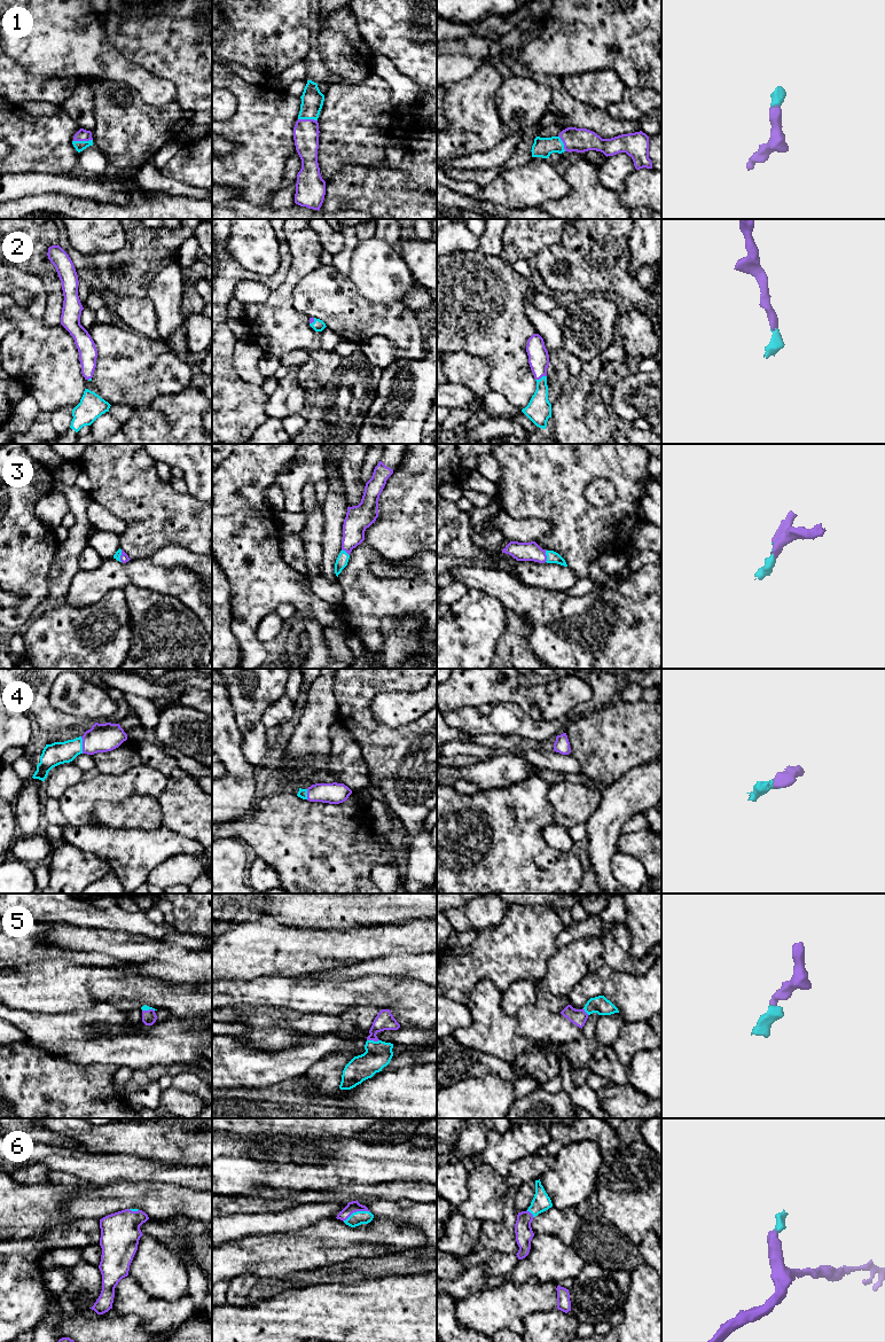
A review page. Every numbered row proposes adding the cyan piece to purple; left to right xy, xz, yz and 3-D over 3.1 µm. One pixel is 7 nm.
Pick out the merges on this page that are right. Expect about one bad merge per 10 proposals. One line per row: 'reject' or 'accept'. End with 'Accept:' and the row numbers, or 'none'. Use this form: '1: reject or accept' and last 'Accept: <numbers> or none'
1: accept
2: accept
3: accept
4: accept
5: accept
6: accept
Accept: 1, 2, 3, 4, 5, 6

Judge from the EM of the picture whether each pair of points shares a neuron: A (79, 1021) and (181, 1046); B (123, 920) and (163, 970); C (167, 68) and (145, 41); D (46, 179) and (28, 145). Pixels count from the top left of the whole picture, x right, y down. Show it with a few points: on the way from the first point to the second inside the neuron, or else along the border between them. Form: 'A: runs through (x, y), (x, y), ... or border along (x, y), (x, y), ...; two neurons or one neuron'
A: runs through (93, 1046), (153, 1046); one neuron
B: border along (108, 929), (141, 934), (161, 941); two neurons
C: runs through (164, 61), (151, 48); one neuron
D: border along (15, 173), (70, 173); two neurons

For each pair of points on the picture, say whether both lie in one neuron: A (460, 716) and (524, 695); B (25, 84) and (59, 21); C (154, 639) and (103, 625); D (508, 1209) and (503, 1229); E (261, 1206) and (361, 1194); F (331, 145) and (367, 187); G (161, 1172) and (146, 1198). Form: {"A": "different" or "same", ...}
{"A": "different", "B": "different", "C": "different", "D": "same", "E": "same", "F": "different", "G": "different"}

